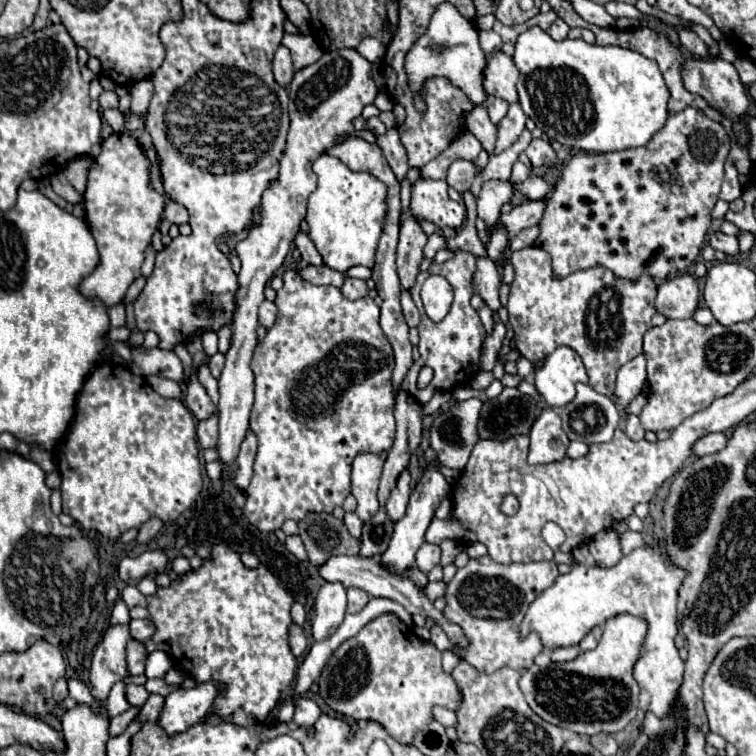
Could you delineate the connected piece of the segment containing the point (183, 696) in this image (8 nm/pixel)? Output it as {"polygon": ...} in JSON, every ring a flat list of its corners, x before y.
{"polygon":[[206,682,194,688,178,688,170,692,164,698,158,726,166,732,166,736,176,736,200,722,206,714,210,714,216,688,218,686,214,682]]}

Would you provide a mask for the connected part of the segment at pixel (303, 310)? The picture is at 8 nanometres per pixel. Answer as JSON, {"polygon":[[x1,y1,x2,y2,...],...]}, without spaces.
{"polygon":[[296,270,284,272,284,286,276,294,276,306,278,306,278,316,274,326,266,332,264,340,256,346,254,358,252,358,252,370,256,376,256,398,252,406,252,416,250,416,250,430,258,438,258,452,256,452,256,462,254,462,254,476,252,482,246,490,246,506,244,514,246,518,262,532,274,532,276,528,282,526,284,520,302,520,308,512,332,512,336,506,344,502,344,498,350,494,350,466,356,454,360,452,372,452,380,454,384,450,390,450,394,444,394,434,396,434,396,420,394,420,394,394,392,394,392,370,394,370,394,354,390,342,384,338,378,316,380,308,374,304,372,298,360,298,360,300,346,300,336,286,314,286,310,282,304,282]]}

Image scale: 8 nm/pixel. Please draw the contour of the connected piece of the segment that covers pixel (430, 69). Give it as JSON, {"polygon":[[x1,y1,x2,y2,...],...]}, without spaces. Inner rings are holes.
{"polygon":[[442,2,436,8,426,34,418,38,418,42,406,56,408,82,416,94,420,92,422,82,428,76,446,76,454,86,464,90,474,104,482,104,486,98,482,88,484,66,486,66,486,54,478,46,476,26,470,24,470,20,466,20,450,2]]}

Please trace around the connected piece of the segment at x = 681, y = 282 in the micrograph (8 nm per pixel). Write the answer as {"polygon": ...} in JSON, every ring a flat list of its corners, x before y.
{"polygon":[[684,272,674,278,666,278,658,286,656,310,666,318,692,318,698,306,698,296,698,282]]}

